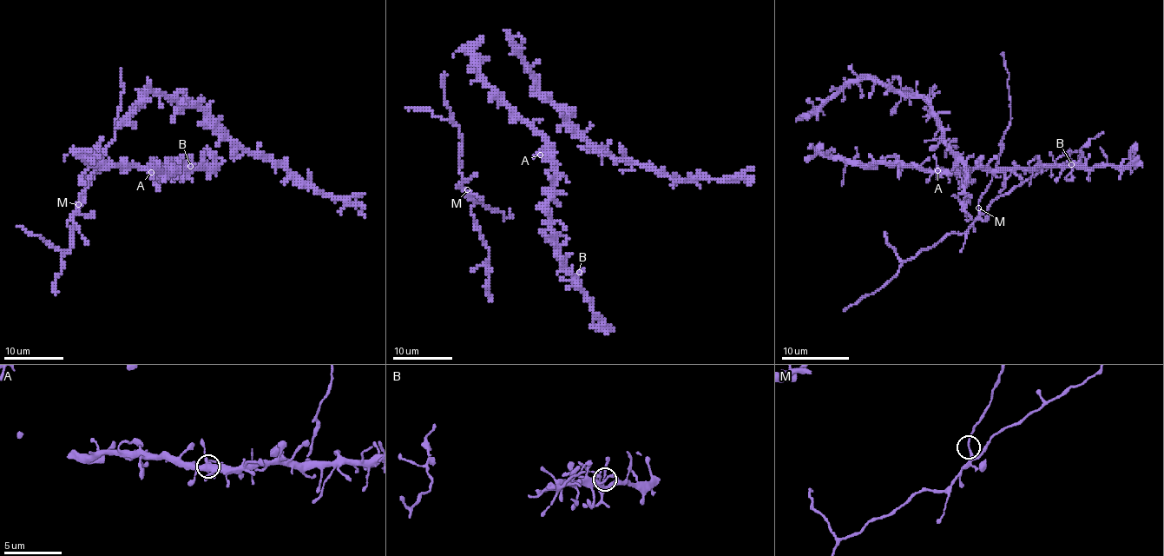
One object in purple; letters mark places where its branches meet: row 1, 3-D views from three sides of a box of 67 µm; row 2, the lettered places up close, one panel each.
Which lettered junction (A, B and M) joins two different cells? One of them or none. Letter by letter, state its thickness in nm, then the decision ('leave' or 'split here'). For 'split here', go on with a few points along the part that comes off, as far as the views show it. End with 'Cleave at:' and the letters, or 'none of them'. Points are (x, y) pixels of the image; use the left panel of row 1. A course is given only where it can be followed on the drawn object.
A: 140 nm | leave
B: 170 nm | leave
M: 160 nm | leave
Cleave at: none of them

